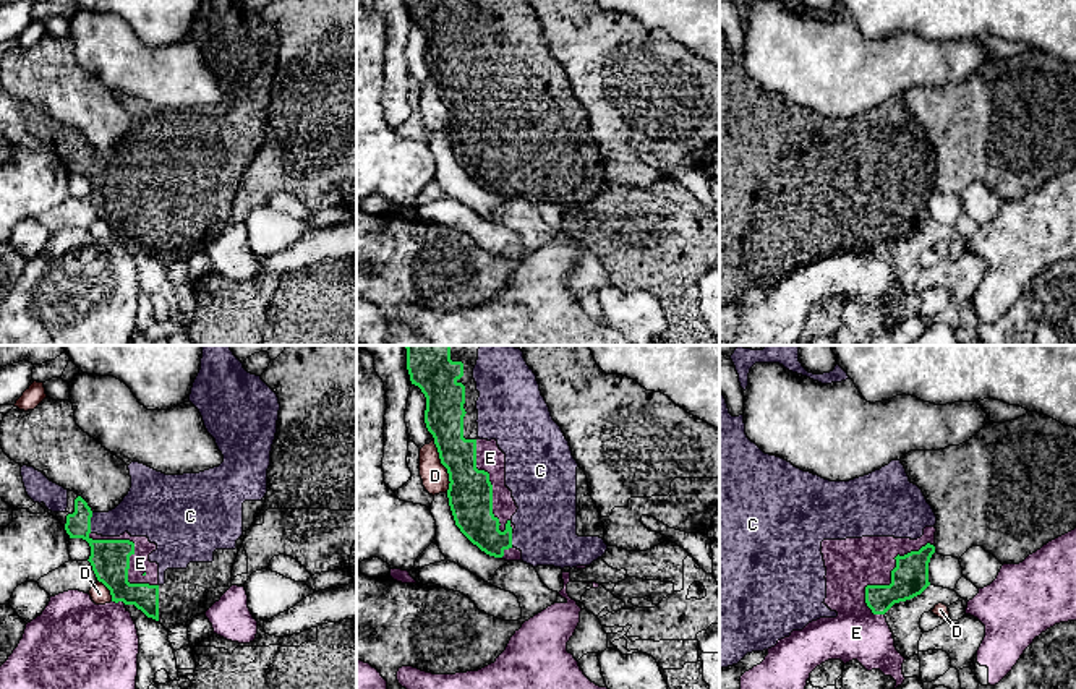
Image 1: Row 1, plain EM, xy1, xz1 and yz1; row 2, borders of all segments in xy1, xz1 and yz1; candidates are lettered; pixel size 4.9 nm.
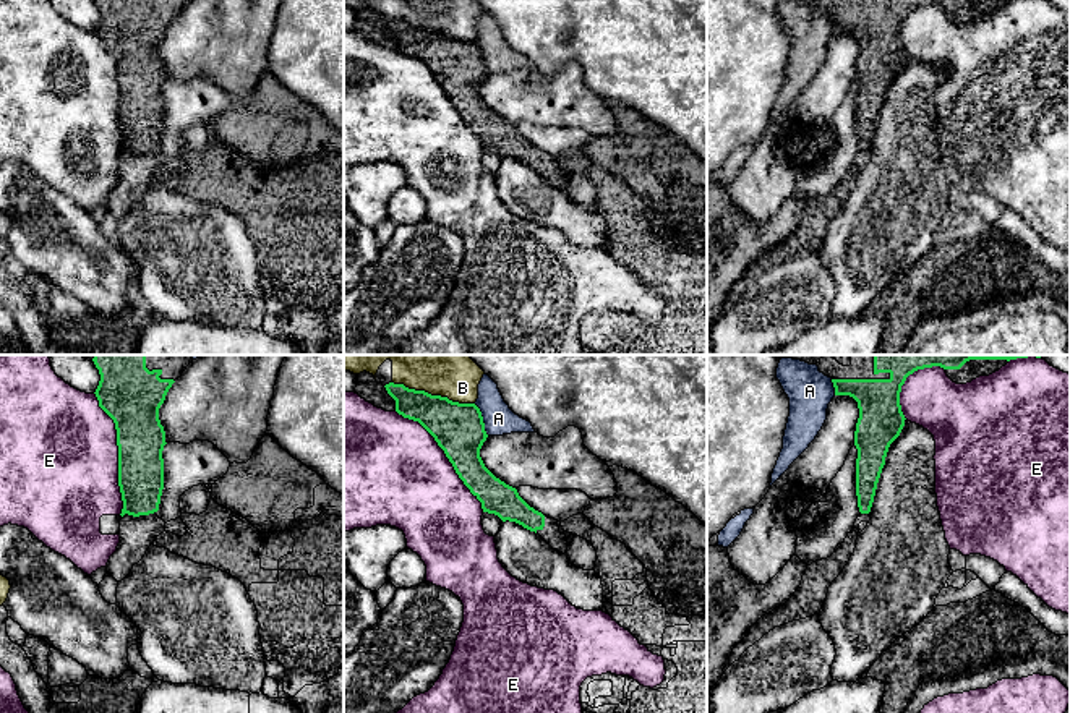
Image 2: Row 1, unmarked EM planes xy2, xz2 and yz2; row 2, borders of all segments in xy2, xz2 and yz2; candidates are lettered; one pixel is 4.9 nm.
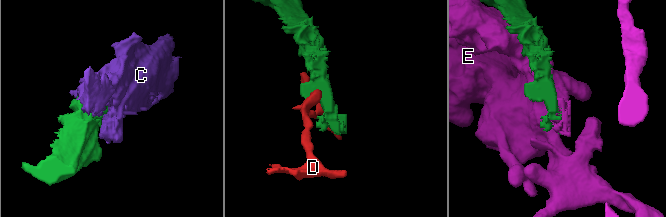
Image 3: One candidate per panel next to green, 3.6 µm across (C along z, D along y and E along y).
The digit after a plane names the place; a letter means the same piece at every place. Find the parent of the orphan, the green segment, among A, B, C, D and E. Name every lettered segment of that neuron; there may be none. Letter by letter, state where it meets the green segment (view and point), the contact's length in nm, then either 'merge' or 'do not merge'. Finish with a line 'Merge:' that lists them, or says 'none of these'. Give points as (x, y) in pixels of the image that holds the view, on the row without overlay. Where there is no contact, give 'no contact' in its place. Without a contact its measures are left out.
A: meets green in xz2 at (482, 57); contact 180 nm long; do not merge
B: meets green in xz2 at (433, 33); contact 440 nm long; do not merge
C: meets green in xy1 at (89, 159); contact 110 nm long; merge
D: meets green in xz1 at (444, 102); contact 260 nm long; do not merge
E: meets green in xz1 at (491, 130); contact 500 nm long; do not merge
Merge: C

